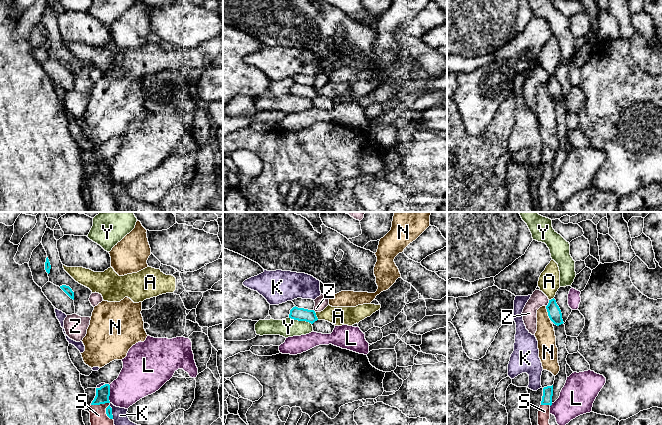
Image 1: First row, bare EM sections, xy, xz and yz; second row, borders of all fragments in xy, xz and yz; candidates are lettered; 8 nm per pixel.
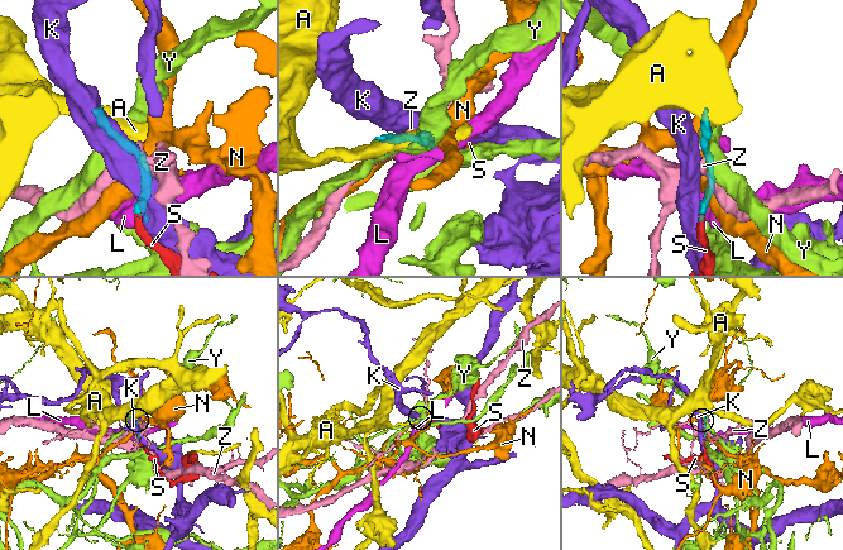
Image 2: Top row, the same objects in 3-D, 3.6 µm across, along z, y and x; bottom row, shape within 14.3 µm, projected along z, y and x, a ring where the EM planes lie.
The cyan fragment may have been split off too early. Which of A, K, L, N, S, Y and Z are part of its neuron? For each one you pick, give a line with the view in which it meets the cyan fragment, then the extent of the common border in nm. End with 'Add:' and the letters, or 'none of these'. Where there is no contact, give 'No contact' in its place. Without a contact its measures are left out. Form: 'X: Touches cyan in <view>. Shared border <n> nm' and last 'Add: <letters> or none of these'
S: Touches cyan in xy. Shared border 220 nm
Add: S

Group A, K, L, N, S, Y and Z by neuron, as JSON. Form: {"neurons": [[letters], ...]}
{"neurons": [["A"], ["K"], ["L"], ["N"], ["S"], ["Y"], ["Z"]]}

